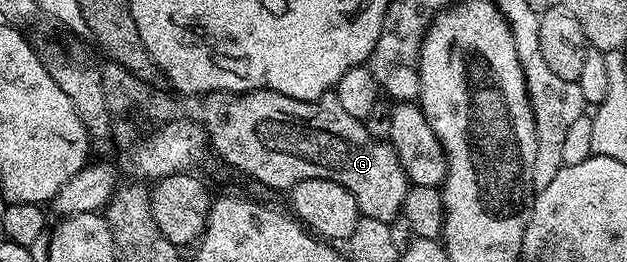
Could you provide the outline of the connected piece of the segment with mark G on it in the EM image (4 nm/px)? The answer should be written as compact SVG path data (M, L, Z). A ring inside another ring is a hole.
M259 88L256 92L209 92L202 103L199 119L210 148L230 167L245 172L250 179L268 188L291 190L303 180L326 178L346 186L346 190L354 194L361 216L392 222L395 216L401 215L410 181L396 160L396 151L383 139L375 140L368 133L369 125L365 121L346 114L335 94L325 94L317 100L299 100L281 92L272 92L269 88Z

